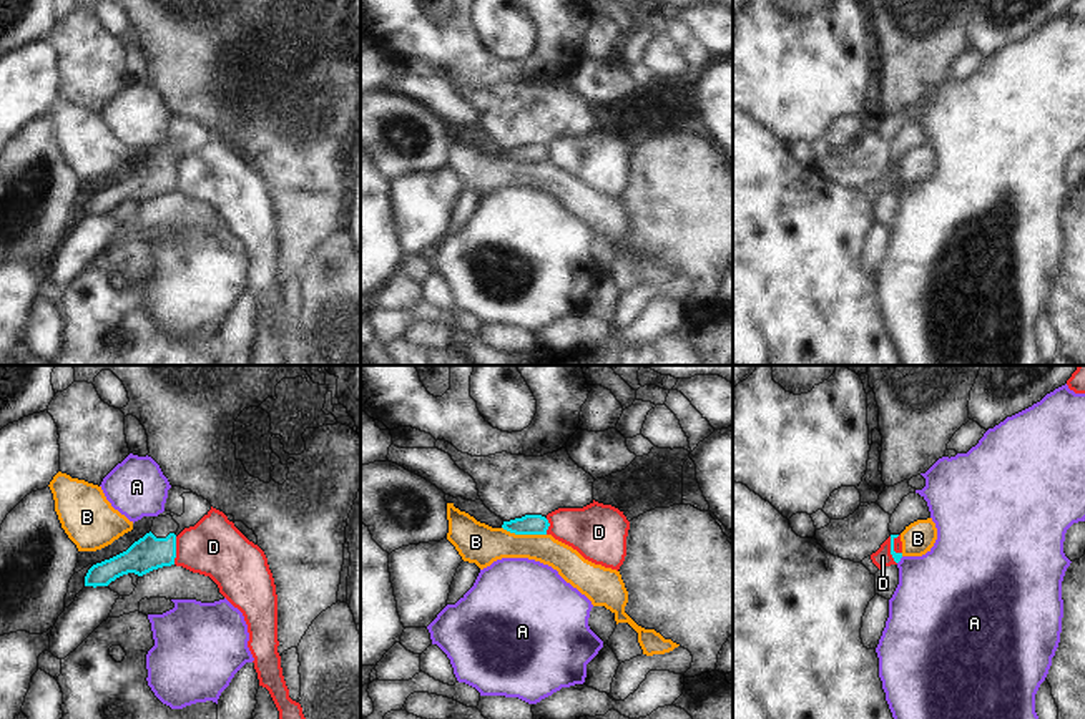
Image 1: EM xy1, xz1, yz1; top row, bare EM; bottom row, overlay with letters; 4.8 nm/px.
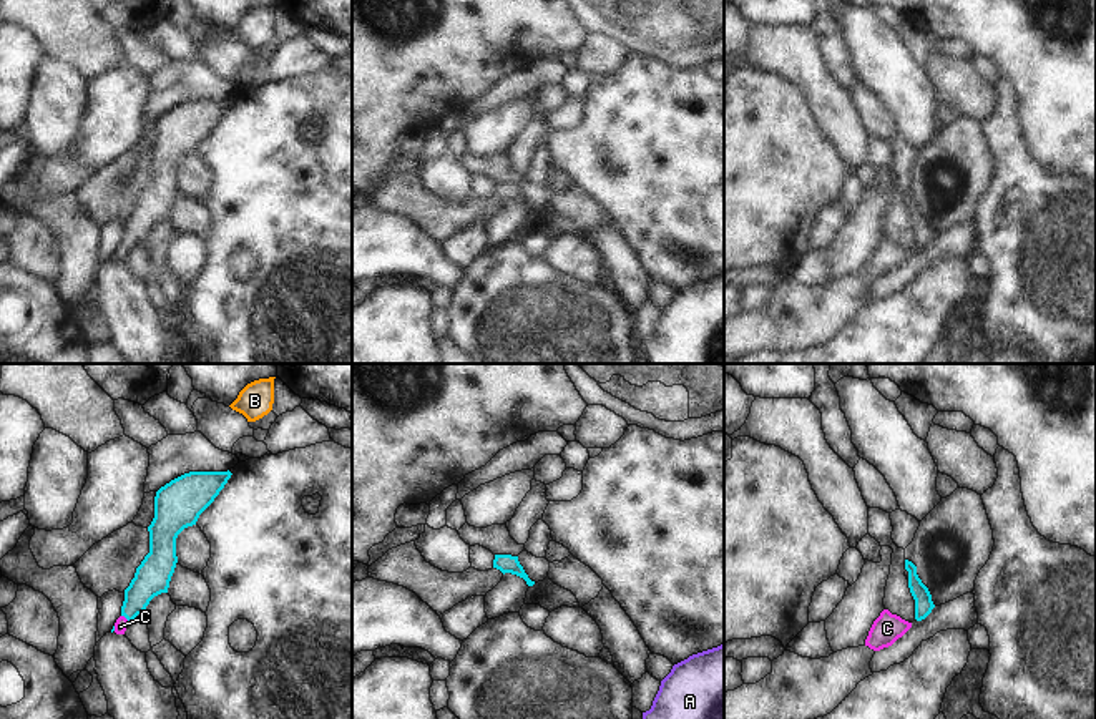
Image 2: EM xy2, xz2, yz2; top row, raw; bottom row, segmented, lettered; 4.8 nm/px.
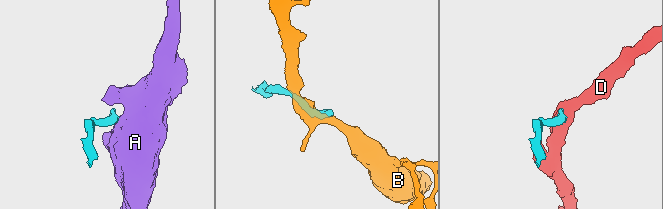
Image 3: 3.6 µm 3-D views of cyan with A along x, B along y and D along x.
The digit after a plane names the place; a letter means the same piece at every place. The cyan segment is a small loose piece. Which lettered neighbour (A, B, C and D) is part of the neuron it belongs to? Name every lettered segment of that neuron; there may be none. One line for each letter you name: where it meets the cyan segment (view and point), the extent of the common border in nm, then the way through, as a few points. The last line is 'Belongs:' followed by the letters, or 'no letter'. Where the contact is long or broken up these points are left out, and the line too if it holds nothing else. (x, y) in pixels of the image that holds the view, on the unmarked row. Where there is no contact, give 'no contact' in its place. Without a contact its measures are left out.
C: meets cyan in xy2 at (127, 246); contact 60 nm long; runs through xy2 (151, 206), (136, 224), (127, 246), (120, 254)
Belongs: C

